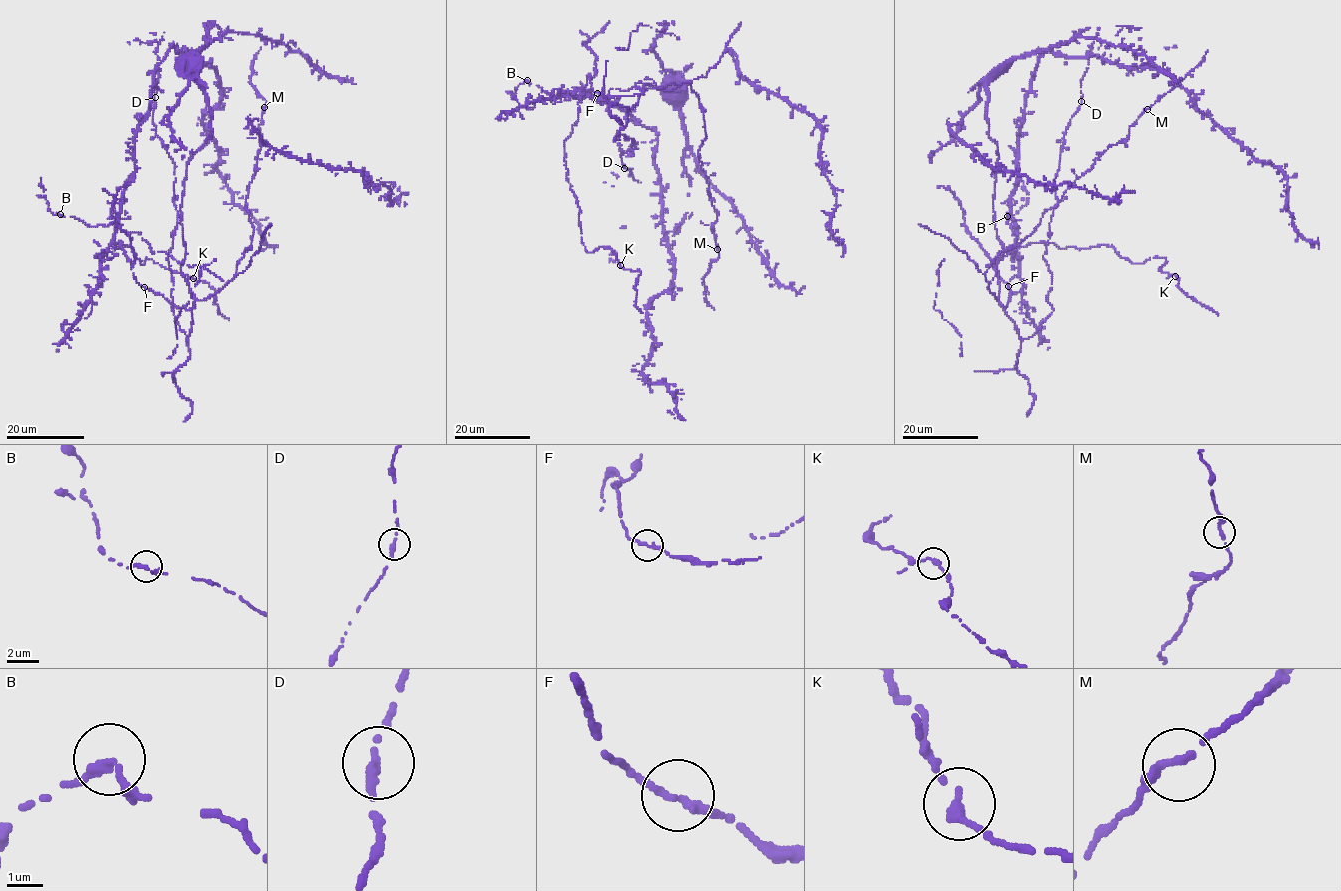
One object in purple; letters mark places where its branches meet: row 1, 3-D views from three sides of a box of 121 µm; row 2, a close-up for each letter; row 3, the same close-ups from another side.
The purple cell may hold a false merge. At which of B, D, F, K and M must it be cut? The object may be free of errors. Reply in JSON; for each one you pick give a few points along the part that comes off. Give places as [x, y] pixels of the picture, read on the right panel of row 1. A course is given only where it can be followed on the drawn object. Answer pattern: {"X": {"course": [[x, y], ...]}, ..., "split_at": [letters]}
{"split_at": []}

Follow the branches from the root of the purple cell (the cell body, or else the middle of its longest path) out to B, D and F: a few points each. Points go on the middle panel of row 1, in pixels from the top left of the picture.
B: (578, 94), (578, 91), (573, 91), (552, 96), (527, 80)
D: (578, 94), (603, 101), (613, 88), (644, 90), (614, 141), (619, 131), (635, 142), (622, 150), (624, 169)
F: (578, 94), (581, 91), (603, 101), (613, 88), (625, 91), (636, 84), (644, 90), (624, 96), (597, 93)

